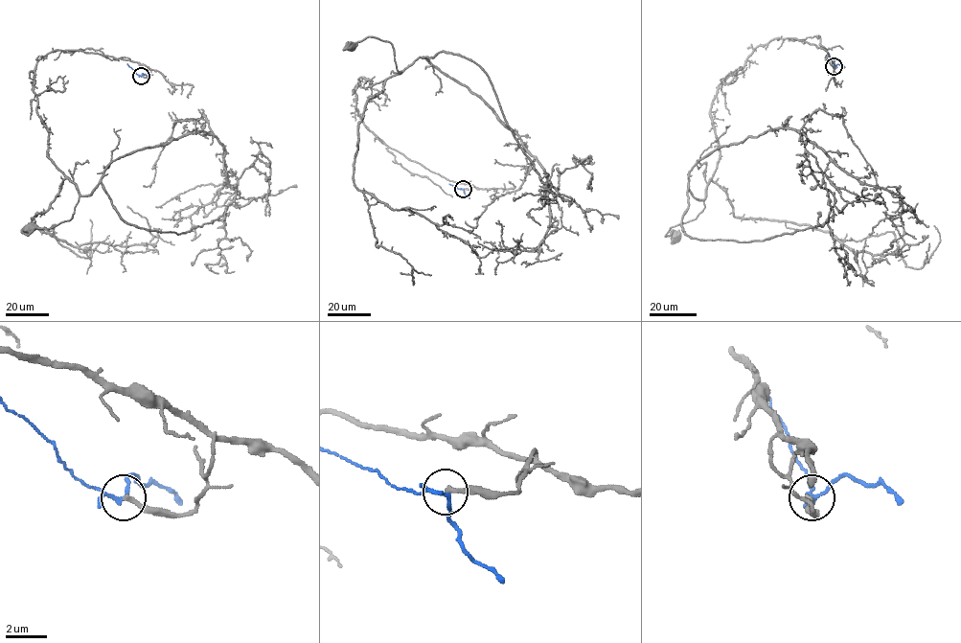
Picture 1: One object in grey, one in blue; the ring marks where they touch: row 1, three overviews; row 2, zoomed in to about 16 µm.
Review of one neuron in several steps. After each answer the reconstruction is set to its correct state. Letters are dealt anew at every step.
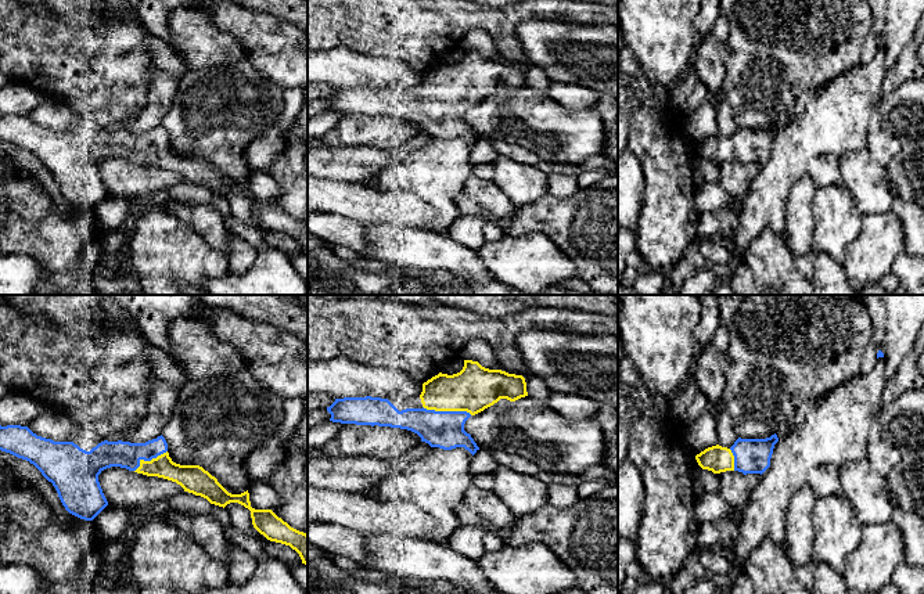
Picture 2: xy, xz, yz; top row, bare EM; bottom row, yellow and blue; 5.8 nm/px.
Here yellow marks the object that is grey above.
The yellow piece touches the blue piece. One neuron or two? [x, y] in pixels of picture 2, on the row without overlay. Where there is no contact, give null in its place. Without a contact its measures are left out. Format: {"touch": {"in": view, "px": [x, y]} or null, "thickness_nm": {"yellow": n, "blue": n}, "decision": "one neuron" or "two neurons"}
{"touch": {"in": "xz", "px": [448, 100]}, "thickness_nm": {"yellow": 260, "blue": 220}, "decision": "one neuron"}

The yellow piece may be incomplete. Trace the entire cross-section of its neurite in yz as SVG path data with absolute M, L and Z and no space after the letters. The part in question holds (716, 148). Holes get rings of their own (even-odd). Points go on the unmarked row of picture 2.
M777 125L766 129L741 129L727 138L719 134L712 136L695 145L702 159L720 163L726 161L738 161L747 163L763 163L770 156L770 148Z

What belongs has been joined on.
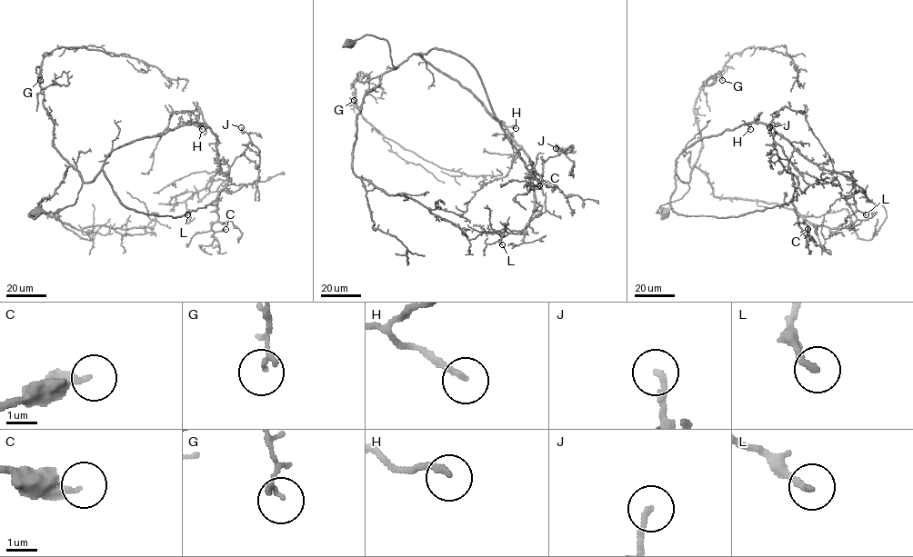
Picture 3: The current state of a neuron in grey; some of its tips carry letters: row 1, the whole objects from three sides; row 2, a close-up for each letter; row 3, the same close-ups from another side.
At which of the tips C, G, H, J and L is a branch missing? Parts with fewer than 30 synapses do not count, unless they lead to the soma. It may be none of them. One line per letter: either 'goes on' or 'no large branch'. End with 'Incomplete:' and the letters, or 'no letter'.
C: no large branch
G: no large branch
H: goes on
J: no large branch
L: no large branch
Incomplete: H

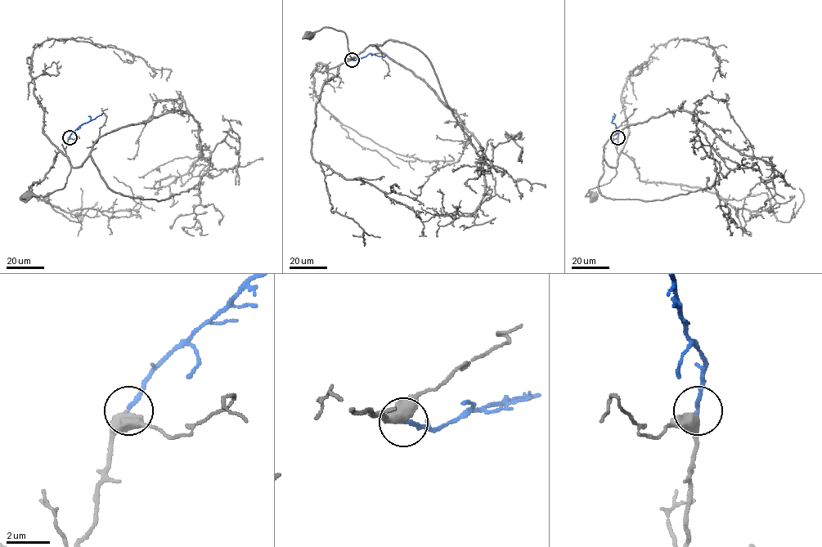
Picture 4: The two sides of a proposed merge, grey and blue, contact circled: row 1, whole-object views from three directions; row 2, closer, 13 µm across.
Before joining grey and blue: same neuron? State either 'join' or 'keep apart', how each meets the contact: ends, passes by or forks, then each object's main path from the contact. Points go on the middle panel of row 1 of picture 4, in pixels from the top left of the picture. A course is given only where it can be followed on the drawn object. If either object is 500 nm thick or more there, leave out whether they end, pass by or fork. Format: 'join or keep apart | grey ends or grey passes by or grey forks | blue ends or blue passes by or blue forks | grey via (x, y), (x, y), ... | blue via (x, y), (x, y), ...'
join | grey passes by | blue ends | grey via (352, 60), (348, 60), (353, 57), (349, 55), (348, 40), (343, 31), (322, 27), (309, 35) | blue via (352, 60), (370, 53), (384, 56)

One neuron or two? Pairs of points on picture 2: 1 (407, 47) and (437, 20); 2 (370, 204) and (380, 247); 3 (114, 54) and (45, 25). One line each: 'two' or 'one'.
1: one
2: two
3: one

